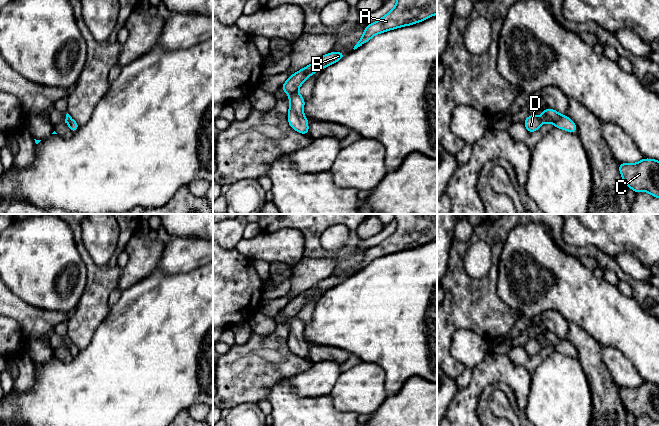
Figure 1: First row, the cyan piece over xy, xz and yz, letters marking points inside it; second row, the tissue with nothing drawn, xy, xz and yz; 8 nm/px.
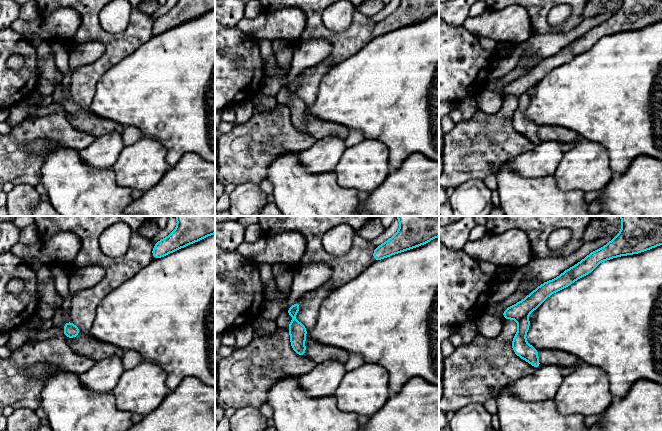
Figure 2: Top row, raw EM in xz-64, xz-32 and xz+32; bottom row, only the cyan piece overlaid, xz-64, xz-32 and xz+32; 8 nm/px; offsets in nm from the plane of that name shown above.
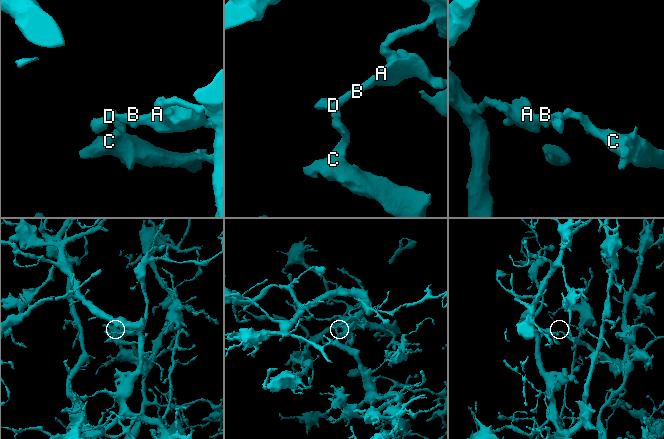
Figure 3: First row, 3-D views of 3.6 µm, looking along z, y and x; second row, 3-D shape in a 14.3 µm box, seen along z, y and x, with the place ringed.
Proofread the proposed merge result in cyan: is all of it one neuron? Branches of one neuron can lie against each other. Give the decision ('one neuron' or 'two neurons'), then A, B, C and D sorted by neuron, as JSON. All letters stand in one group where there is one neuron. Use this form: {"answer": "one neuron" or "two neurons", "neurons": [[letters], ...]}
{"answer": "two neurons", "neurons": [["A", "B", "D"], ["C"]]}

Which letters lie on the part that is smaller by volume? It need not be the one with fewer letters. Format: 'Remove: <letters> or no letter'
Remove: C

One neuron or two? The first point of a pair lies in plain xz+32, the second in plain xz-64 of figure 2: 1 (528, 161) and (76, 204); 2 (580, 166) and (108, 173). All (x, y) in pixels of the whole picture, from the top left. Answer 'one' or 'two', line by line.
1: two
2: two

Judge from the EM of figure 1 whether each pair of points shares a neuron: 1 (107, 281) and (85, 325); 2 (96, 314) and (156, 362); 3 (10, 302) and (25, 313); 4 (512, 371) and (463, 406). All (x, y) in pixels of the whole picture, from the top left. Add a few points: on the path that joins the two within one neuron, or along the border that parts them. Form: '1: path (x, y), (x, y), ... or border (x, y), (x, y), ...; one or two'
1: path (97, 292), (89, 314); one
2: border (110, 308), (107, 316), (95, 330), (90, 340); two
3: path (14, 306), (21, 312); one
4: path (499, 371), (493, 371), (472, 393); one

